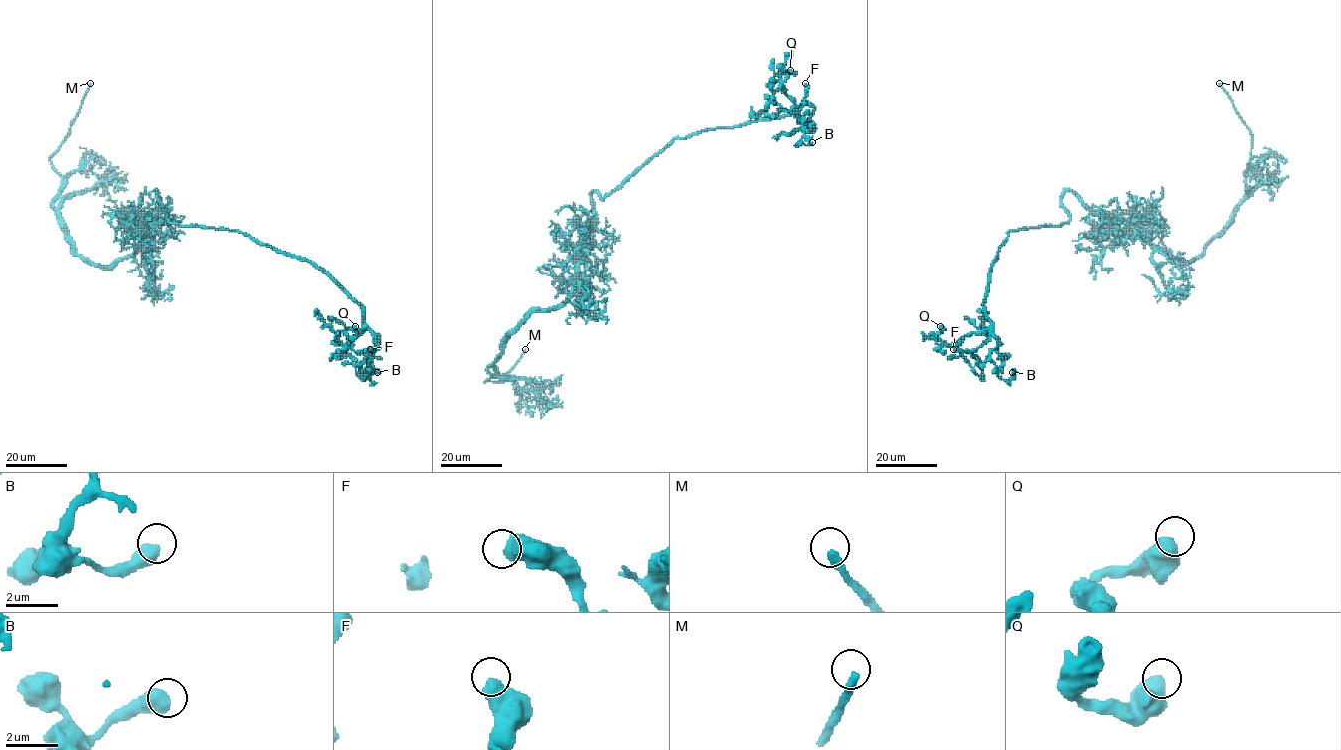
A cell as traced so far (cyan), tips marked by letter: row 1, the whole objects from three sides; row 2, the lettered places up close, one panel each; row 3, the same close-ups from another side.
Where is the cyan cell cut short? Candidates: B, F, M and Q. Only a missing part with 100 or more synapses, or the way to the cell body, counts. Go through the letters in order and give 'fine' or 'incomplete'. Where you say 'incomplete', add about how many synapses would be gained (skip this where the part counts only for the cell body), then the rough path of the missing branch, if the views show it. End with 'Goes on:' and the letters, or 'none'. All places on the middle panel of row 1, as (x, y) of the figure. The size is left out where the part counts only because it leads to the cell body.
B: fine
F: fine
M: incomplete; missing branch runs (525, 349), (531, 337), (528, 331)
Q: fine
Goes on: M

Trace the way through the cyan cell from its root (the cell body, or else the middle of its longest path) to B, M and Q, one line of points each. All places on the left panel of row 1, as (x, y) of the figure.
B: (157, 192), (172, 223), (238, 230), (324, 270), (378, 336), (367, 353), (366, 378), (377, 372)
M: (157, 192), (157, 214), (131, 254), (95, 266), (75, 252), (61, 219), (62, 177), (50, 157), (90, 83)
Q: (157, 192), (172, 223), (238, 230), (316, 264), (361, 309), (364, 327), (347, 346), (346, 332), (355, 326)

